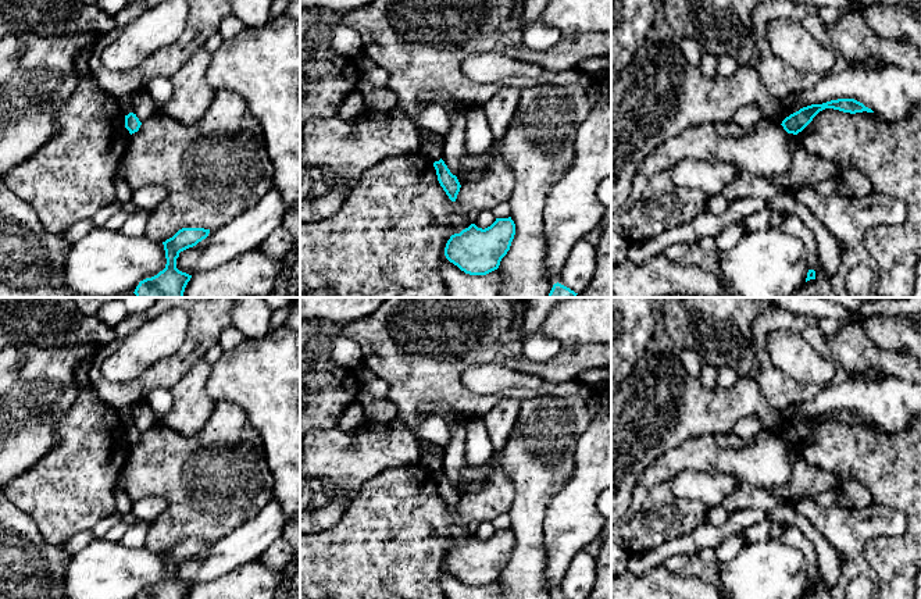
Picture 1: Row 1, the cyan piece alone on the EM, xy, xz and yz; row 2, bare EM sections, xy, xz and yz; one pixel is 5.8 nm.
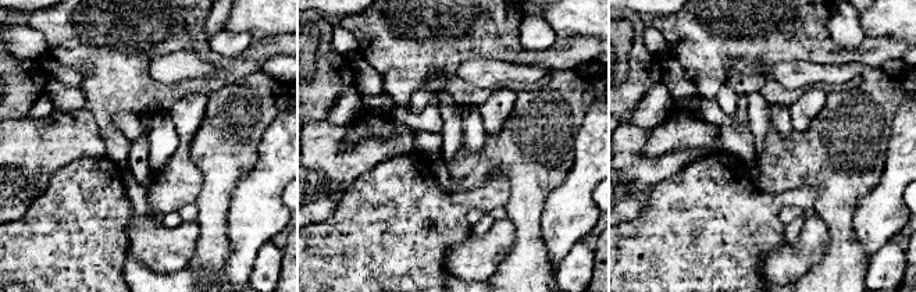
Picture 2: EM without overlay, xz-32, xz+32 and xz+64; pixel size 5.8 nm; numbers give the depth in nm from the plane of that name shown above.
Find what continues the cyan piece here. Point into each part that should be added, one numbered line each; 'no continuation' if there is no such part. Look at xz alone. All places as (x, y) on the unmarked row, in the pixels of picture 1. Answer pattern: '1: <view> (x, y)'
no continuation

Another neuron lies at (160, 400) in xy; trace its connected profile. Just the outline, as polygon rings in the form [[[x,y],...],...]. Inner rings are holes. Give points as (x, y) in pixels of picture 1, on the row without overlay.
[[[154,388],[149,392],[144,400],[153,414],[154,422],[163,422],[165,414],[174,406],[174,391],[165,388]]]

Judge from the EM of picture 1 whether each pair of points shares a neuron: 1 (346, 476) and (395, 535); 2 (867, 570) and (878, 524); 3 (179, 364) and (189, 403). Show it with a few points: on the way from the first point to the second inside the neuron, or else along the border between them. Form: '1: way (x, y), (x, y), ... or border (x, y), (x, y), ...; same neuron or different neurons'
1: border (384, 470), (361, 487), (341, 519); different neurons
2: way (859, 559), (859, 542), (867, 534); same neuron
3: border (202, 357), (179, 380), (174, 391); different neurons

